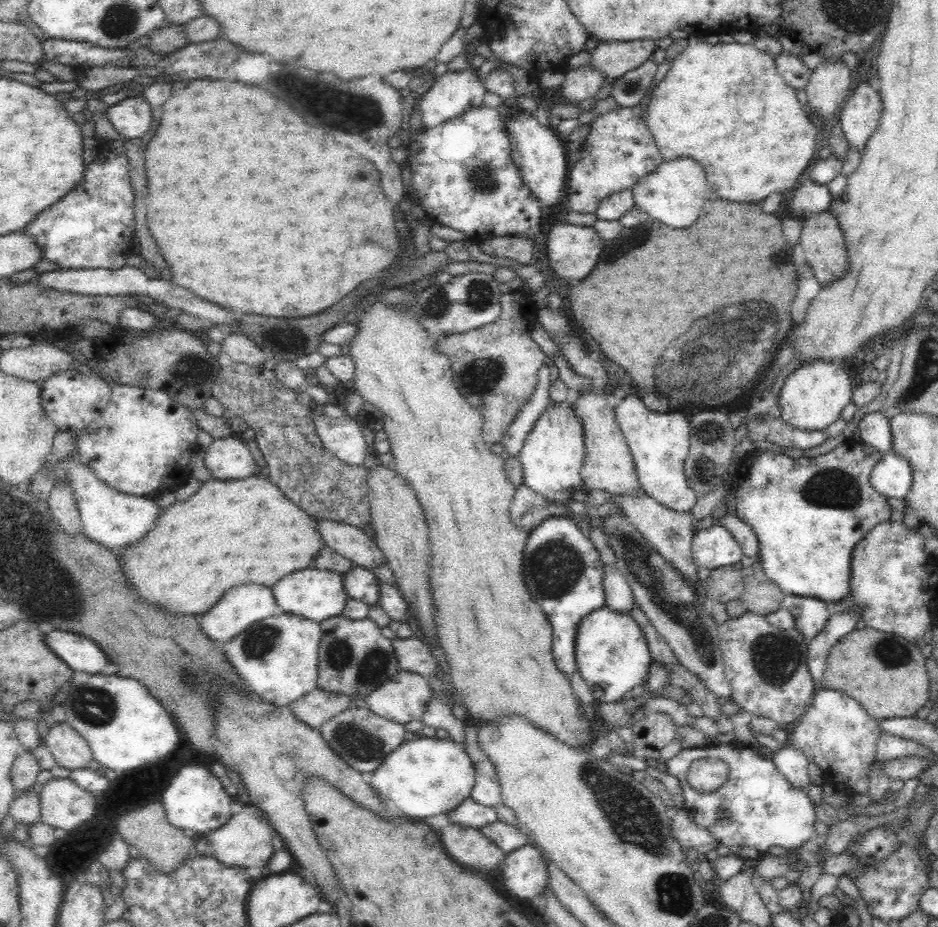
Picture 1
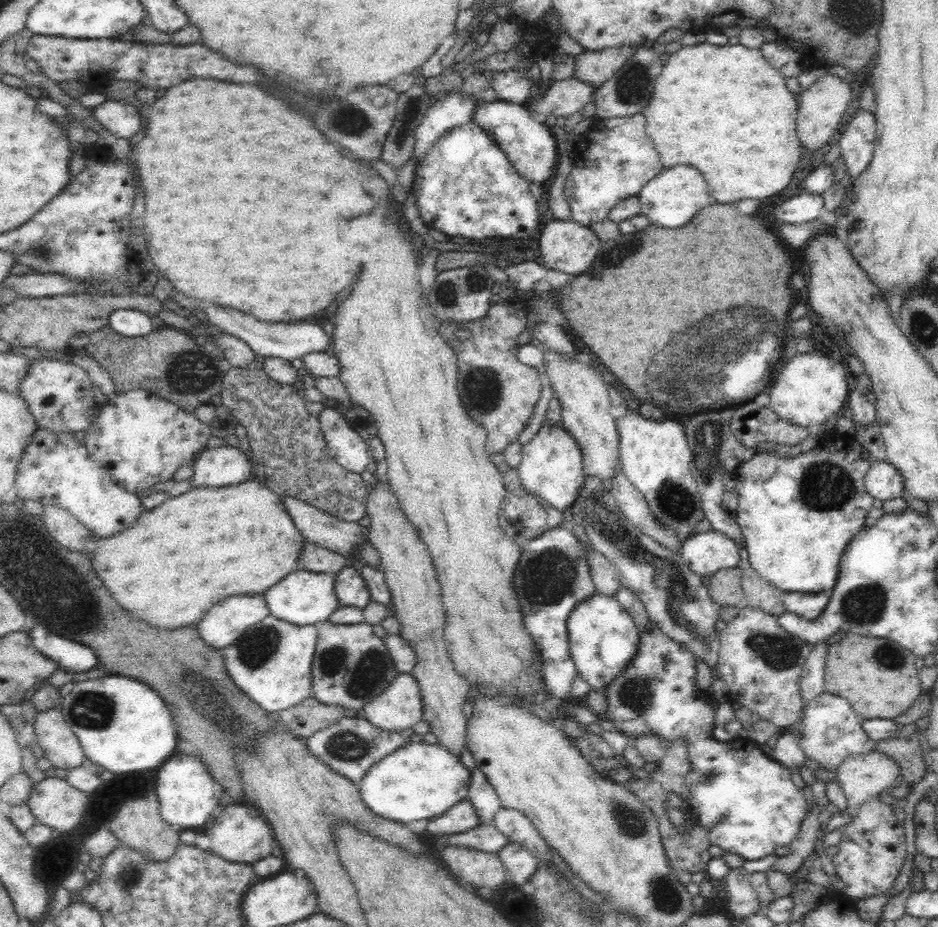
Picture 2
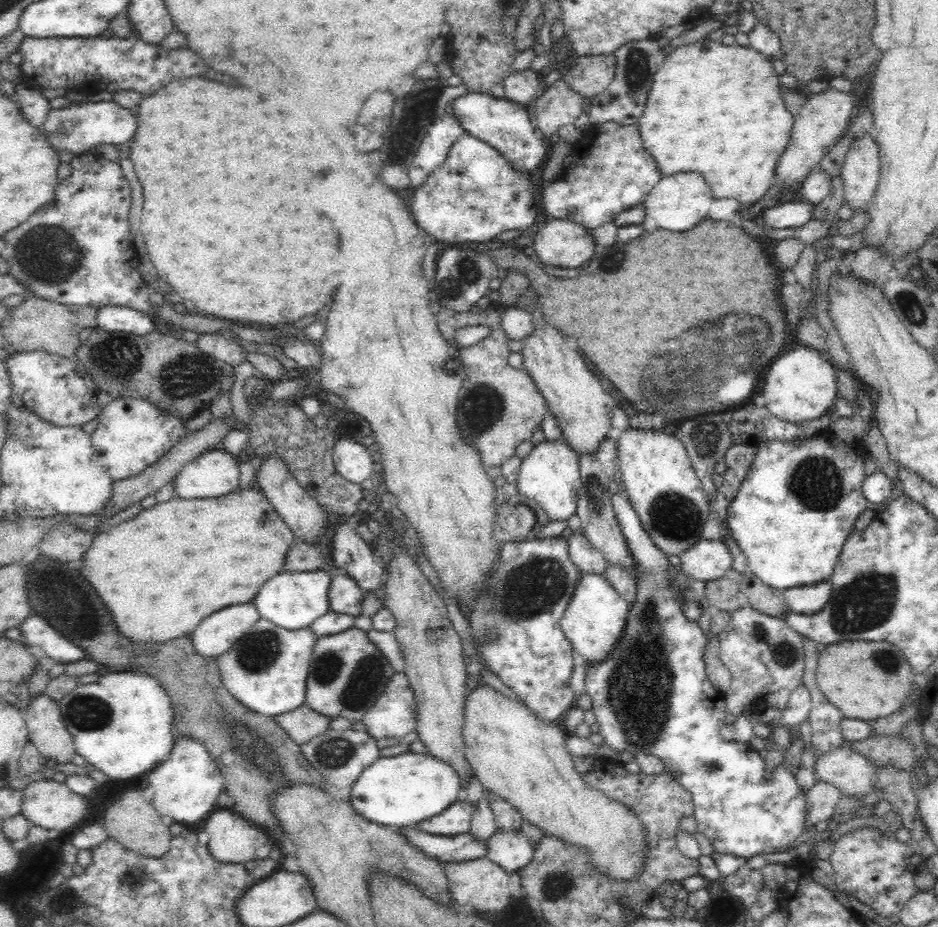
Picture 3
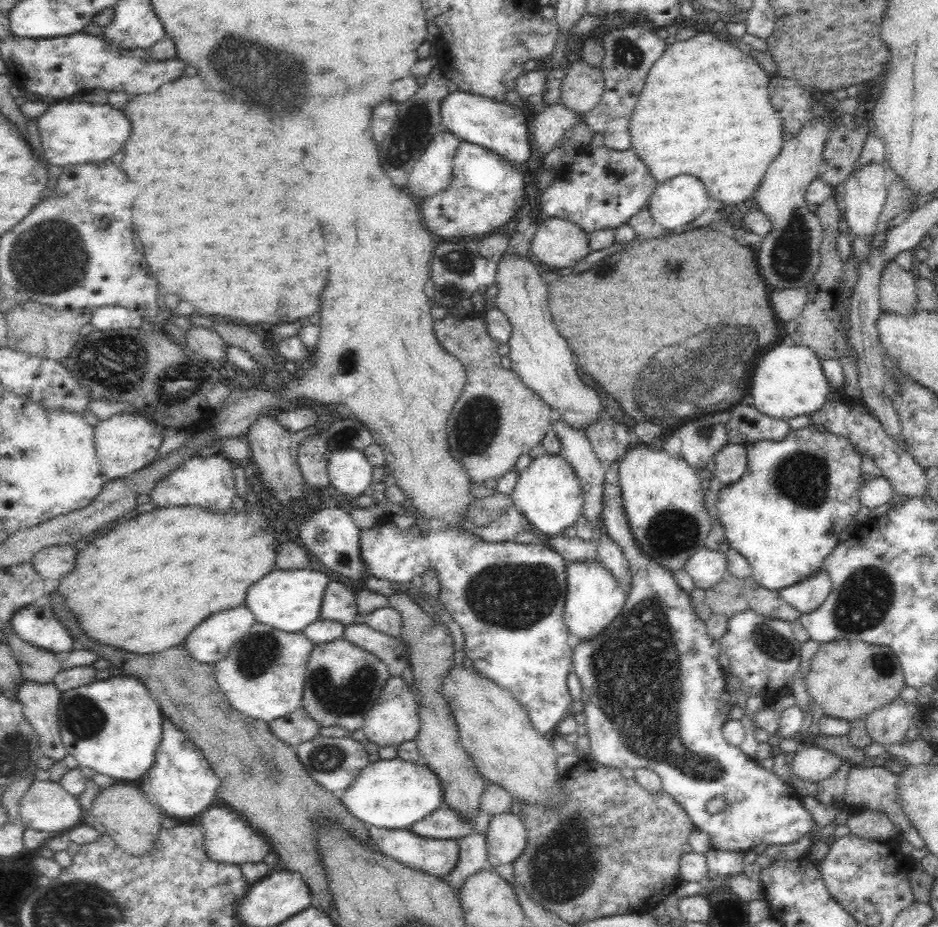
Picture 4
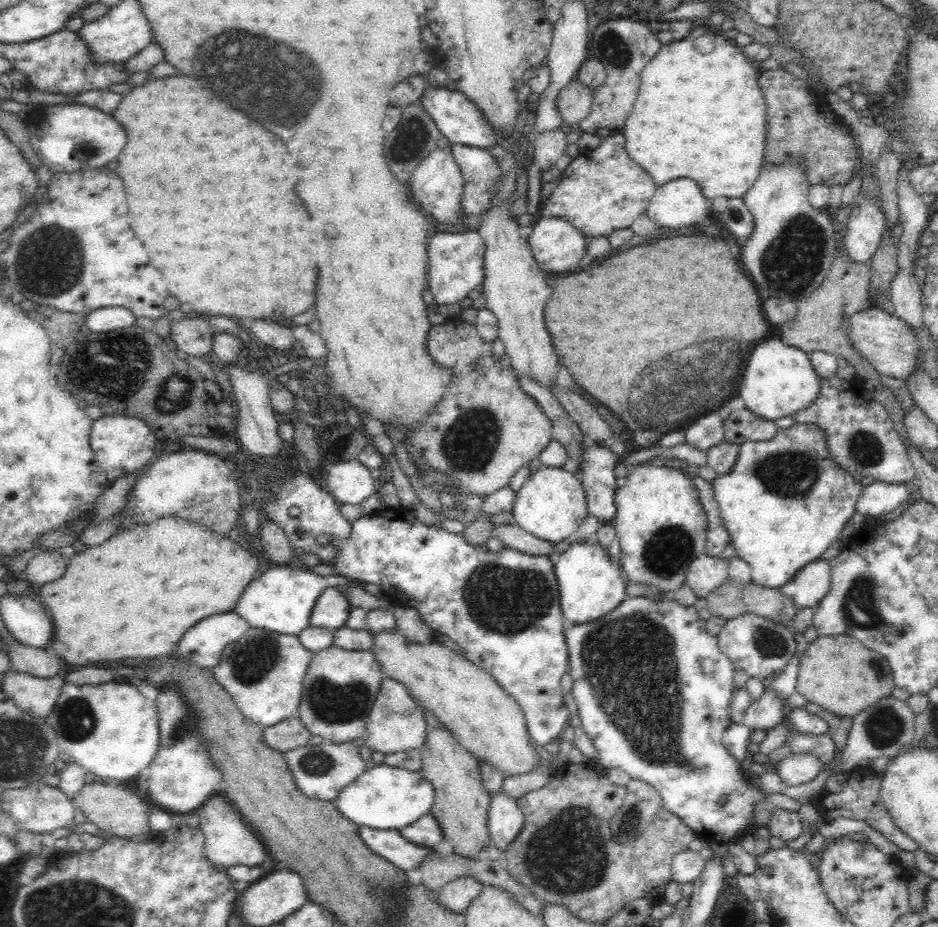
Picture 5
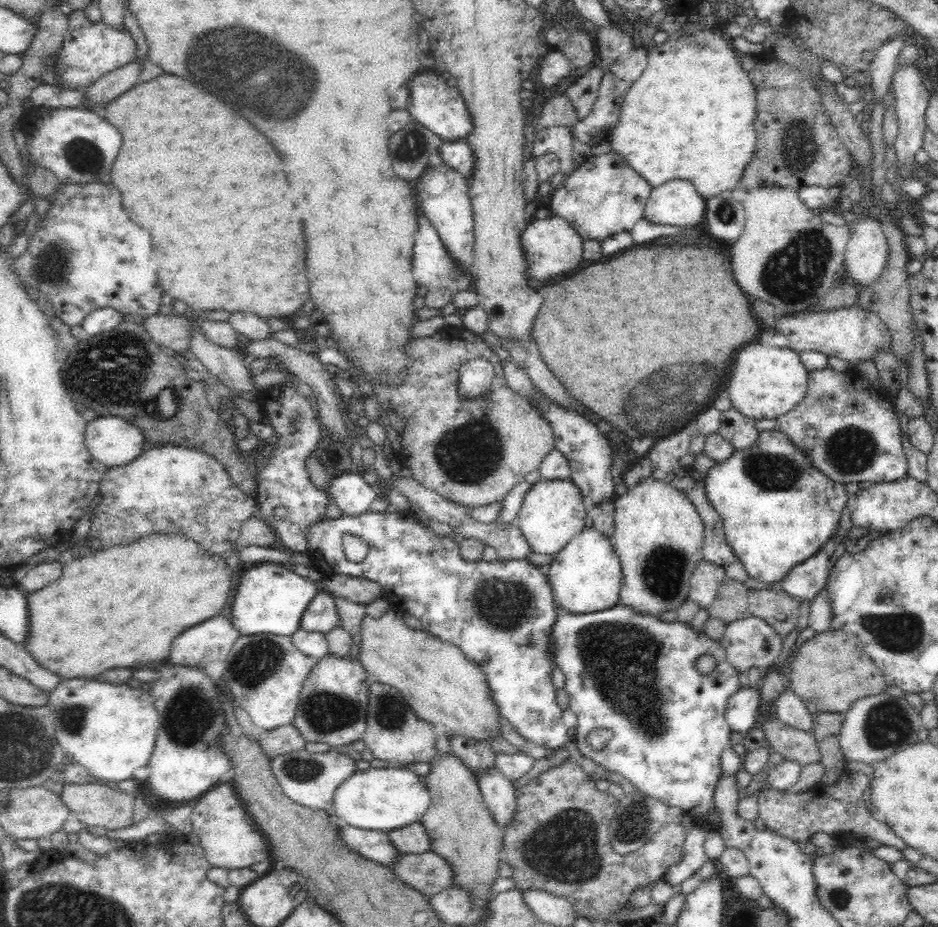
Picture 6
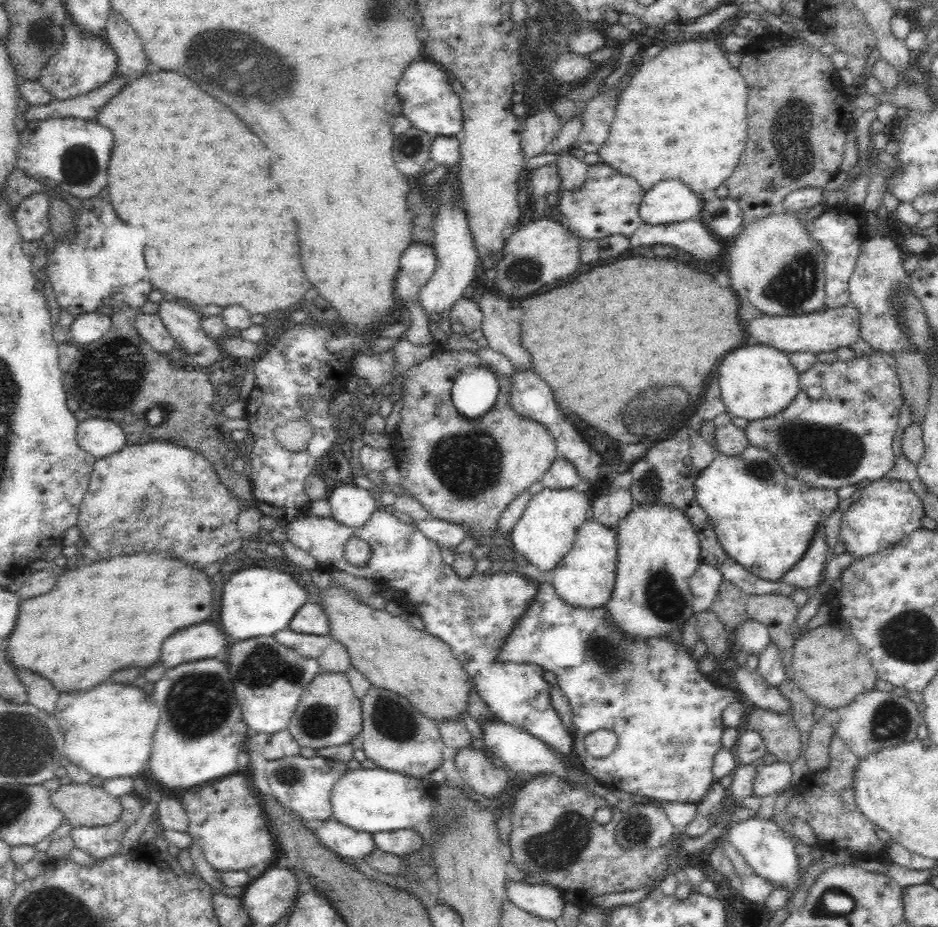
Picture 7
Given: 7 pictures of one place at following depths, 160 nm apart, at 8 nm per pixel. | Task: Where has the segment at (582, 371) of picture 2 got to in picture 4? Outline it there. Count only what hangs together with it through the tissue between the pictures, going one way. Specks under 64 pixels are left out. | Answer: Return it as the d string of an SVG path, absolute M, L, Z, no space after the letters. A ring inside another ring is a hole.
M504 252L496 264L494 284L498 294L491 305L502 311L512 325L508 336L511 370L521 381L540 395L553 412L561 415L570 426L584 429L603 411L598 392L582 382L574 364L568 342L558 334L548 310L548 285L538 272L534 259L516 252Z

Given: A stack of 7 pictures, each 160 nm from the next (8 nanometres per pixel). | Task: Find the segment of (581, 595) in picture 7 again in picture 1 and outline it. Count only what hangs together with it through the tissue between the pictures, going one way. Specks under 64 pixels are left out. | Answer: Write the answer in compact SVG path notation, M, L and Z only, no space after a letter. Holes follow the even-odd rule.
M606 605L588 612L576 626L575 642L577 671L593 692L596 701L619 702L625 695L636 694L644 688L642 684L651 666L651 655L640 625L628 613L612 610Z

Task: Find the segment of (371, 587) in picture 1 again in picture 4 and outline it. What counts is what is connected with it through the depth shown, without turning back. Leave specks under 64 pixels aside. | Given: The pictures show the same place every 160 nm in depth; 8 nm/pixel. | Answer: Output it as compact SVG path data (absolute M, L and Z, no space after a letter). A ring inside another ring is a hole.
M331 580L324 592L318 618L349 625L354 623L358 613L354 592L344 584Z

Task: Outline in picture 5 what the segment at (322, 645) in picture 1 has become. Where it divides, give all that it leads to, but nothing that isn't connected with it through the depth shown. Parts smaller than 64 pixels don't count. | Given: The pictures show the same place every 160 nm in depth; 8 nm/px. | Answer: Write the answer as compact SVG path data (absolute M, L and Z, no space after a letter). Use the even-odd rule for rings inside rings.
M332 645L313 654L303 682L298 718L312 736L333 743L362 738L385 673L371 650L343 650Z

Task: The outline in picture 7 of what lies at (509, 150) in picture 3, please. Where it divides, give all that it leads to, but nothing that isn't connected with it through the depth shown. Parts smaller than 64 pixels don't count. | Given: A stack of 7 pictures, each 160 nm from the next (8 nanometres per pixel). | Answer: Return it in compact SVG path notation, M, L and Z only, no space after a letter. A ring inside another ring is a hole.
M416 58L402 74L398 82L398 96L402 103L402 112L412 127L431 135L461 136L462 114L461 98L452 89L452 77L436 62Z

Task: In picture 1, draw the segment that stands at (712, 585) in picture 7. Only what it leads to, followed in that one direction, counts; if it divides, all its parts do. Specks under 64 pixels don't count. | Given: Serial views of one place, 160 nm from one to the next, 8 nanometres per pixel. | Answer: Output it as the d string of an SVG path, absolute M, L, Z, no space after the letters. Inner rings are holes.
M718 523L695 531L691 547L692 563L698 568L710 570L723 566L739 566L743 555L732 533Z

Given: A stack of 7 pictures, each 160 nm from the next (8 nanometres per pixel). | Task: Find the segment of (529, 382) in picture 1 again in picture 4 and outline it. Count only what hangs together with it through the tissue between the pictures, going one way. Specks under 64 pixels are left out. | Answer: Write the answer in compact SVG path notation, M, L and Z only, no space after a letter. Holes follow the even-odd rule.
M447 308L445 317L434 321L433 329L440 347L454 355L466 371L466 384L446 424L448 453L466 469L472 482L497 481L515 468L520 456L541 444L553 411L514 371L500 365L499 344L488 335L483 313Z

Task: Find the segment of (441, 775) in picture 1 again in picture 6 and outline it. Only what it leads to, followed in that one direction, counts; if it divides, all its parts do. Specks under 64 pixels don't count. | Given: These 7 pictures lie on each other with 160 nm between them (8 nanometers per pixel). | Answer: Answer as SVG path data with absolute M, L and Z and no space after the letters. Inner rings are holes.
M390 766L357 770L336 788L333 801L334 812L348 825L388 832L420 822L430 806L431 797L424 776L418 776L404 766Z

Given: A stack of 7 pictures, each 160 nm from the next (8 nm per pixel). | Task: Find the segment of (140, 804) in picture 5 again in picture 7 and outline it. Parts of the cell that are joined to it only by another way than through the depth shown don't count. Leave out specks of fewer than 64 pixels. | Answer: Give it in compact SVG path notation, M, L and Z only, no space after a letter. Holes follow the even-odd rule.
M89 783L61 785L56 792L50 792L50 804L62 811L64 821L73 827L112 824L125 813L119 798L107 794L102 786Z

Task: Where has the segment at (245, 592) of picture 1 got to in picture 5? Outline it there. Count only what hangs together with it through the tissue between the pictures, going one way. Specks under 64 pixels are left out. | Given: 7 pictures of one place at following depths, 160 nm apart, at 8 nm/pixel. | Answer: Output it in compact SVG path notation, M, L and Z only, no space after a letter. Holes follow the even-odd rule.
M234 612L207 616L184 633L175 652L180 660L184 658L199 668L212 670L225 659L224 649L237 642L248 629L248 621Z

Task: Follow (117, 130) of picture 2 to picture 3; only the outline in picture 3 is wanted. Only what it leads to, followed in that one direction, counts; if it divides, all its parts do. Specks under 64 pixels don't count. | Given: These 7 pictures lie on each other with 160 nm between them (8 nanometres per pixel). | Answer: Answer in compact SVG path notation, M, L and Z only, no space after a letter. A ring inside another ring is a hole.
M87 101L72 102L67 106L58 109L50 109L46 120L43 122L42 132L48 143L56 149L56 152L68 152L73 156L84 154L94 149L100 148L102 144L122 144L130 140L136 134L136 117L130 113L130 109L122 108L116 102L112 101Z

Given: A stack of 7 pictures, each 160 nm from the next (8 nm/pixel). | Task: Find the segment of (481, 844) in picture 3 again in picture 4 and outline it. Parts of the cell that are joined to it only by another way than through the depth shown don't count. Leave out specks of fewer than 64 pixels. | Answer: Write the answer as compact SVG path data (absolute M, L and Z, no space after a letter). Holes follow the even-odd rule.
M368 827L372 844L385 855L392 857L398 863L412 869L424 871L431 875L449 874L458 862L459 844L457 839L427 839L410 831L392 830L387 828Z

